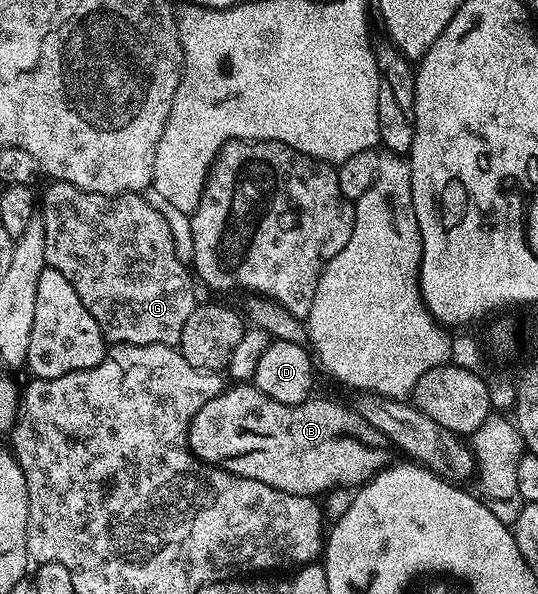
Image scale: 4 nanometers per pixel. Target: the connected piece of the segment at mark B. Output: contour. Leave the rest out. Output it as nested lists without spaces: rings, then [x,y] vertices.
[[[252,384],[230,385],[222,390],[220,394],[216,394],[211,400],[207,400],[207,404],[203,404],[203,408],[199,408],[197,415],[191,420],[189,425],[189,451],[207,466],[216,466],[218,470],[225,470],[228,474],[238,474],[241,478],[247,480],[259,480],[263,484],[271,484],[273,488],[279,488],[288,494],[317,496],[320,490],[325,490],[328,486],[335,485],[336,482],[342,482],[345,486],[353,486],[352,488],[360,487],[368,482],[377,471],[385,469],[387,465],[387,459],[385,459],[387,439],[366,418],[362,418],[356,409],[351,410],[343,403],[332,402],[329,398],[317,397],[310,397],[309,401],[301,402],[298,406],[288,406],[287,404],[279,404],[279,400],[271,400],[263,392],[259,392],[257,387]]]

